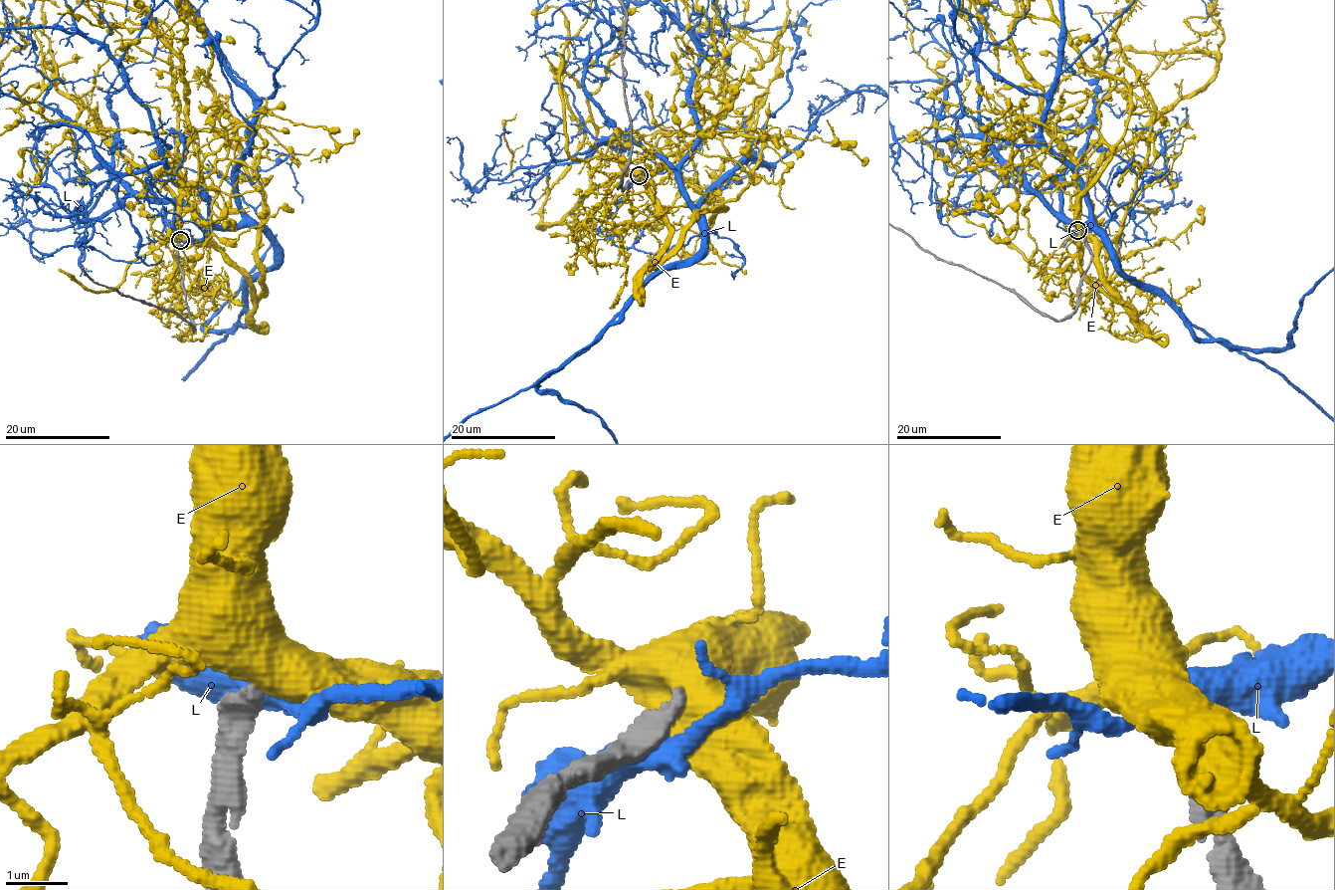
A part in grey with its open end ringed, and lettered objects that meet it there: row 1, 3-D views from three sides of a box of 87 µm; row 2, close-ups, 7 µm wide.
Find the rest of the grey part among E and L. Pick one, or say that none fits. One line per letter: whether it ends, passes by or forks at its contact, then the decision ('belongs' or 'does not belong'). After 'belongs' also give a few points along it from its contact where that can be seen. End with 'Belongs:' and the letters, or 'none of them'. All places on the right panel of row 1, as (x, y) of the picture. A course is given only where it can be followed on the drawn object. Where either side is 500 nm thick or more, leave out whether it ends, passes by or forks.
E: does not belong
L: it passes by; does not belong
Belongs: none of them

